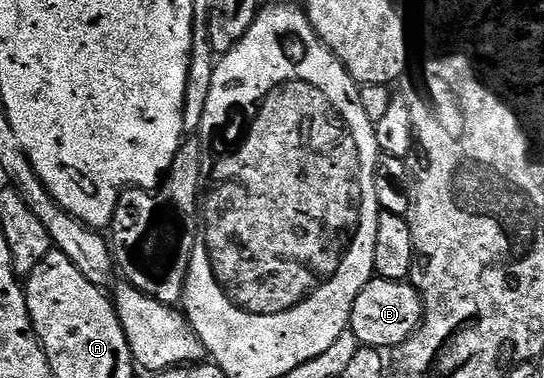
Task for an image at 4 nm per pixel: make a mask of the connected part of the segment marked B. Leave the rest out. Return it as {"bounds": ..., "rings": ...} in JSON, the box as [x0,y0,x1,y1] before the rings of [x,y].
{"bounds":[350,277,424,349],"rings":[[[374,277],[364,286],[362,293],[358,293],[354,301],[350,330],[357,344],[377,349],[396,349],[416,332],[423,317],[424,303],[420,300],[419,291],[411,282]]]}

